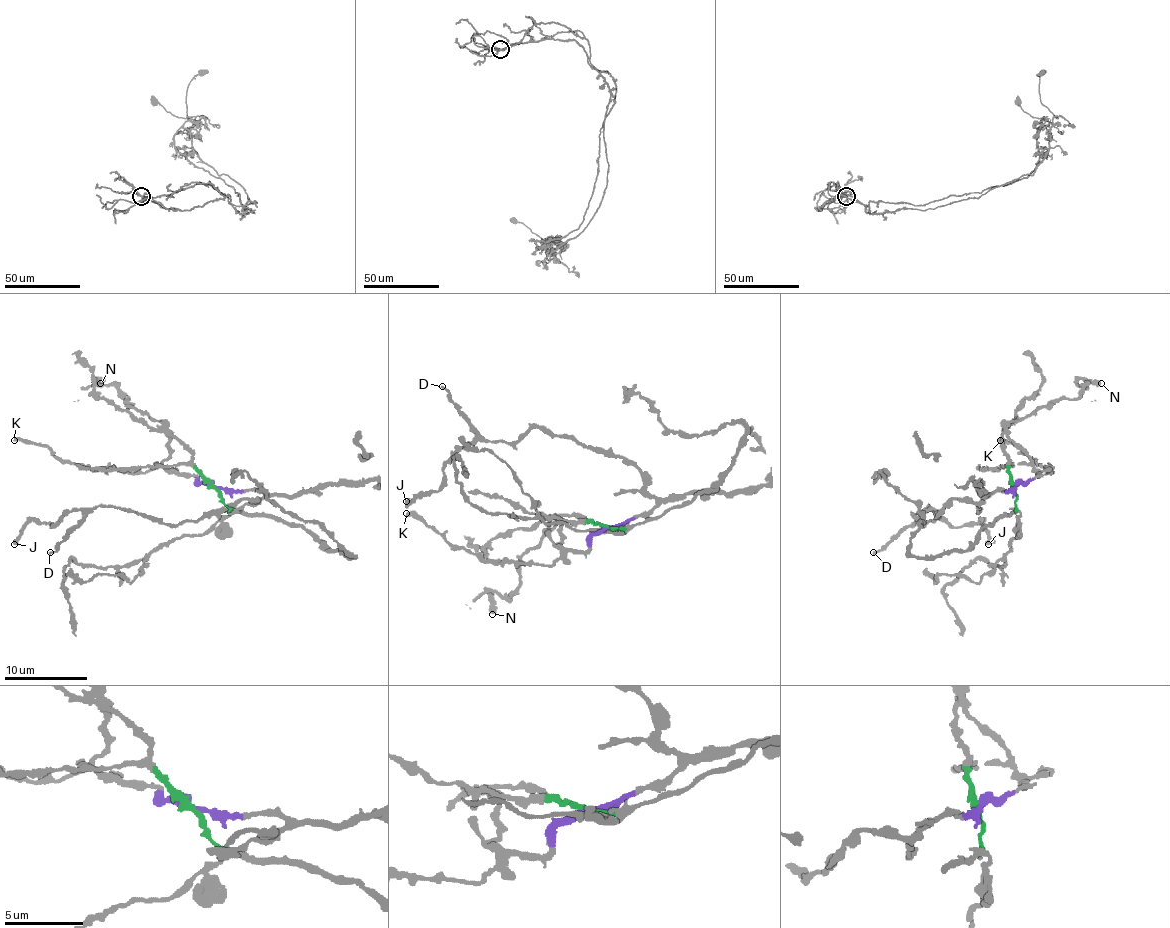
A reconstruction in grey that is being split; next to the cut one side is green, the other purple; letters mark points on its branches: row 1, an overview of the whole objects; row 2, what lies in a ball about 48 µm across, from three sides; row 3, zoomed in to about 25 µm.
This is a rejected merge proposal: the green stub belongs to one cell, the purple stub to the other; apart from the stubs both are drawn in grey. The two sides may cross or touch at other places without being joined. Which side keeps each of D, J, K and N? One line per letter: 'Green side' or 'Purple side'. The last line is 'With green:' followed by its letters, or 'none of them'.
D: Purple side
J: Purple side
K: Purple side
N: Purple side
With green: none of them

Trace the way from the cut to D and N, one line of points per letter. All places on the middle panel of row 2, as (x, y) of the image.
D: (607, 527), (642, 516), (655, 504), (647, 481), (632, 465), (530, 427), (514, 442), (487, 442), (441, 386)
N: (607, 527), (586, 550), (559, 550), (559, 521), (522, 556), (518, 587), (505, 593), (489, 591), (493, 614)

